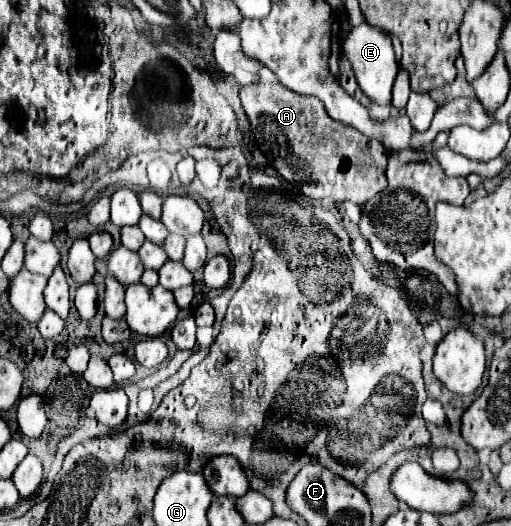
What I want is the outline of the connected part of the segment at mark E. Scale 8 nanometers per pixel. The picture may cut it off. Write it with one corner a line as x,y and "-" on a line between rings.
361,23
359,27
353,27
351,35
347,37
347,41
343,45
343,51
349,57
349,63
353,67
353,73
357,77
361,91
371,101
375,101
379,105
389,105
391,103
391,87
393,87
395,75
399,71
397,61
395,61
395,53
393,53
393,45
391,45
391,37
373,29
367,23

